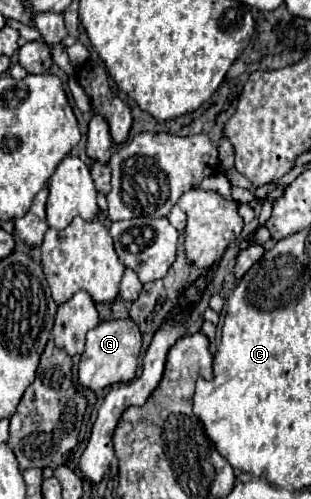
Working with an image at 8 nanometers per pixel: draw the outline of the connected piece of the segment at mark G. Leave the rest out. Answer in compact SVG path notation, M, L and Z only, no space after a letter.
M130 318L98 324L86 334L86 348L78 362L78 382L94 392L112 384L130 382L136 376L140 348L142 336L138 332L138 326Z

